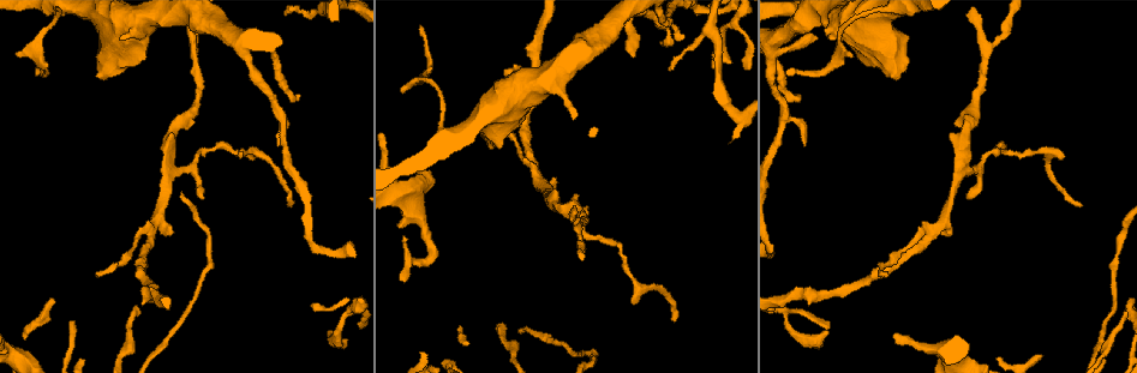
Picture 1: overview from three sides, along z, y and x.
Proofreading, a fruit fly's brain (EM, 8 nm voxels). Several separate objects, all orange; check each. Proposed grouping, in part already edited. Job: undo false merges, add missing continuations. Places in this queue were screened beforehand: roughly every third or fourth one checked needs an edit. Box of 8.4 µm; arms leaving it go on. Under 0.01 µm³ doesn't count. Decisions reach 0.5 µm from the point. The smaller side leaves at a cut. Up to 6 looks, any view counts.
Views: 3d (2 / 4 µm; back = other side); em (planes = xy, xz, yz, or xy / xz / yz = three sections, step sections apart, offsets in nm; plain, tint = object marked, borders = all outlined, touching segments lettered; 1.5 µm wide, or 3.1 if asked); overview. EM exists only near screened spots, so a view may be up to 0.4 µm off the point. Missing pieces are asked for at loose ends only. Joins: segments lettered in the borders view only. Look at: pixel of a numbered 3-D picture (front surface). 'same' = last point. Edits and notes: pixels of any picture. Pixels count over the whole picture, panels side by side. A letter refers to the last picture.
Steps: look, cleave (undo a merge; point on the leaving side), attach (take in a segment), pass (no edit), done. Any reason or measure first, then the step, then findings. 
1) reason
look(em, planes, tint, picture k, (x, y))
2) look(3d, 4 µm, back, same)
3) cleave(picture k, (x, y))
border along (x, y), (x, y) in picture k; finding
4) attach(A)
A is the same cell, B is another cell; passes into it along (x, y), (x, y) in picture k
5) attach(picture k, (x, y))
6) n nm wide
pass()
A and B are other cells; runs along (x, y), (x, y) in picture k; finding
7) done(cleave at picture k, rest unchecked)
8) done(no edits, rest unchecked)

look(em, planes, borders, picture 1, (783, 116))

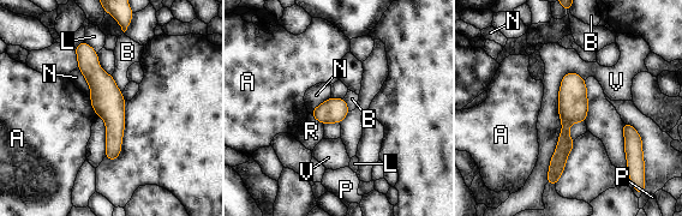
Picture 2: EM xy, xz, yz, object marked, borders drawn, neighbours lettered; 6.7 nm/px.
160 nm wide
pass()
A, B, L, N, P, R and V are other cells; border along (77, 67), (88, 84), (91, 97) in picture 2; all the same neuron

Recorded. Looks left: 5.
thin end
look(3d, 2 µm, picture 1, (711, 67))

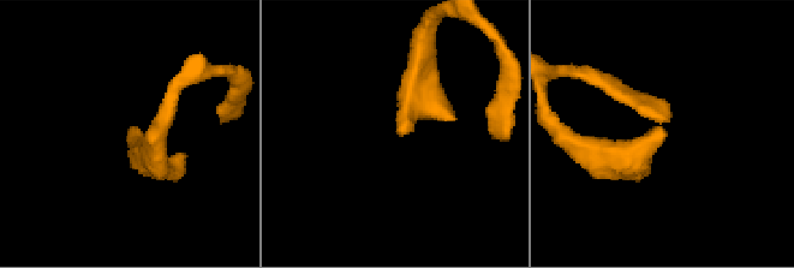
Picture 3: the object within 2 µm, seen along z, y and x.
look(em, planes, borders, picture 3, (663, 134))

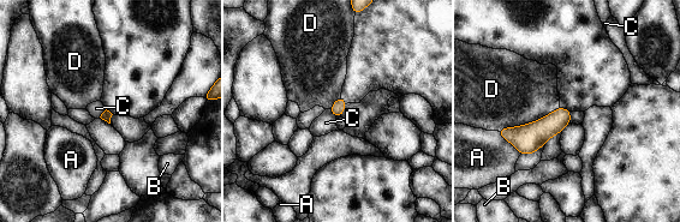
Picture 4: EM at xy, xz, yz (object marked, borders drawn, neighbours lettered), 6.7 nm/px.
pass()
A, B, C and D are other cells; border along (329, 109), (335, 118) in picture 4; none of them fits

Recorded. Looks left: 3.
an open end
look(em, yz, step 4, tint, picture 1, (884, 274))

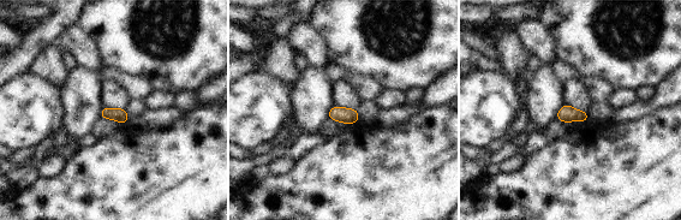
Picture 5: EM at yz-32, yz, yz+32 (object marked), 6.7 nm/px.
another direction
look(em, planes, borders, same)

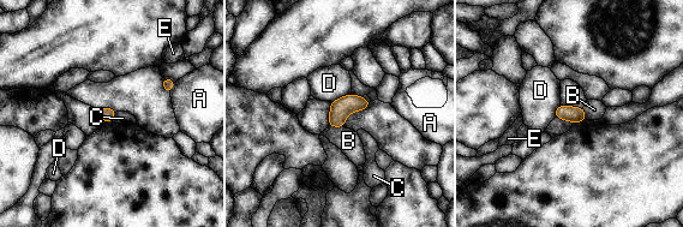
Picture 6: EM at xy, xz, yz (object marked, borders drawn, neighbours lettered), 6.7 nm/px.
D touches over 160 nm
pass()
A, B, C, D and E are other cells; none of them fits

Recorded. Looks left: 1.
done(no edits, rest unchecked)

